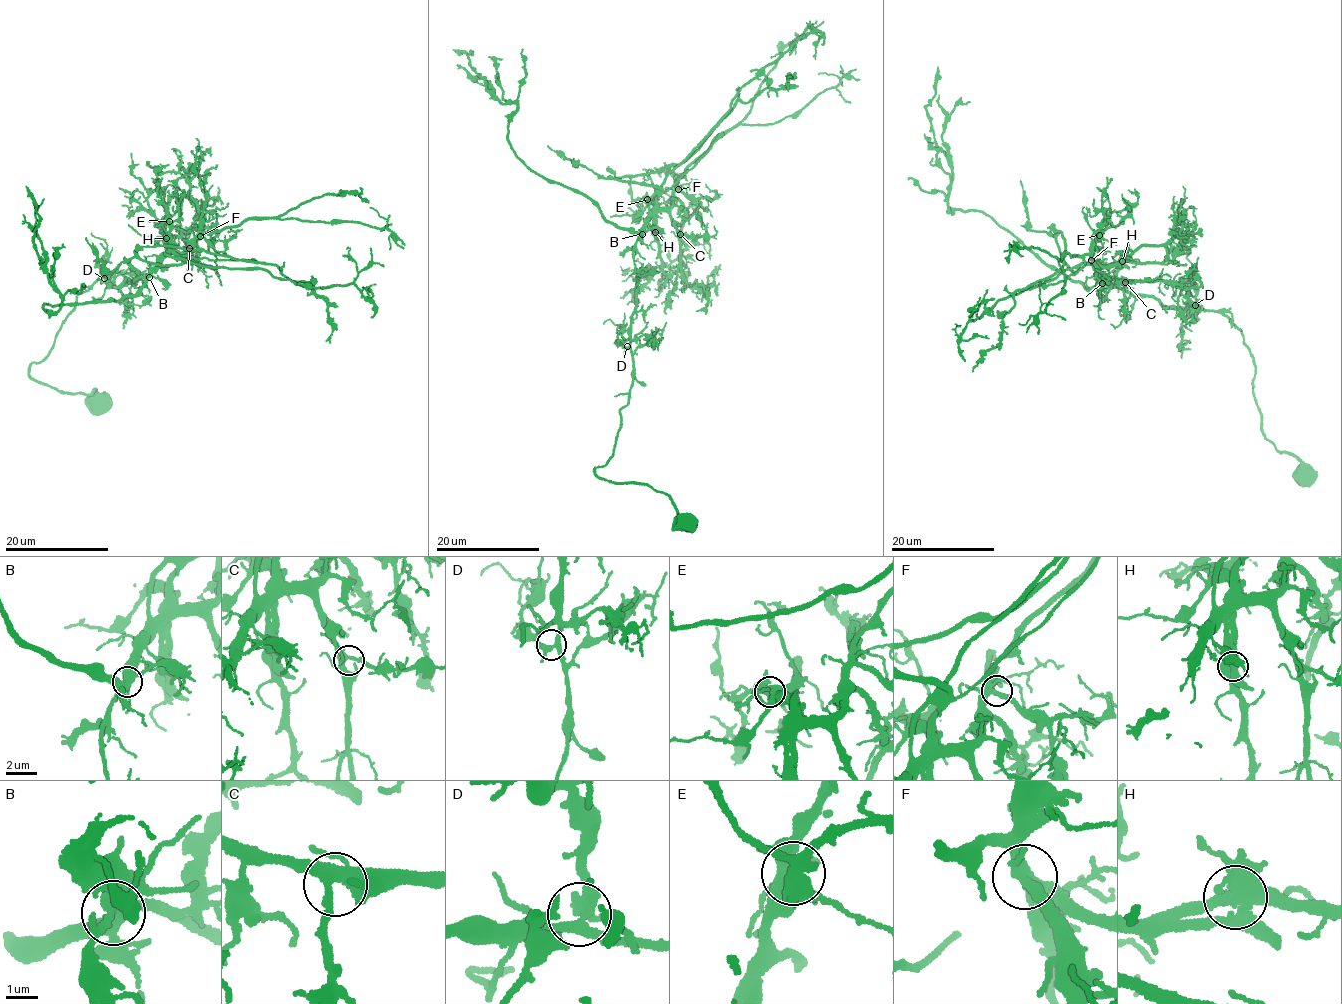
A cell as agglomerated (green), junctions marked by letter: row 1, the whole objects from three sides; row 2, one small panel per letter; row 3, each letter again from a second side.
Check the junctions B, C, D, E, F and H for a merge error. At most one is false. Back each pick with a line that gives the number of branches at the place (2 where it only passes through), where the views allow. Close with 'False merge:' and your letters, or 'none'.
H: 4
False merge: H

